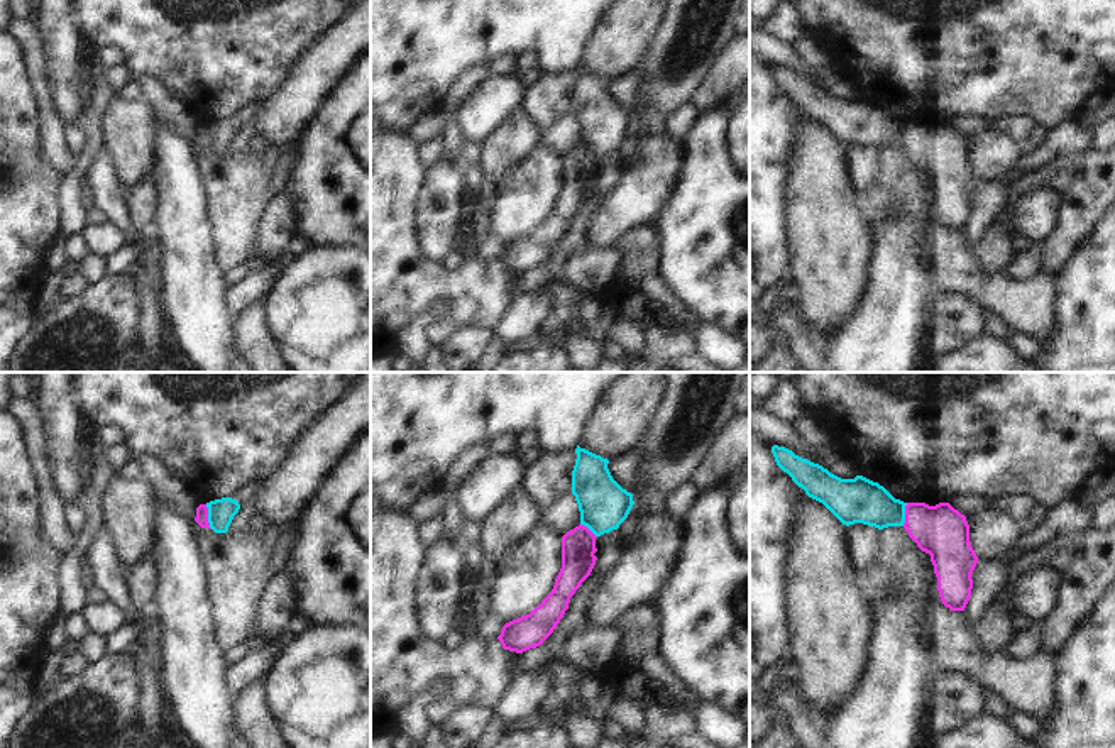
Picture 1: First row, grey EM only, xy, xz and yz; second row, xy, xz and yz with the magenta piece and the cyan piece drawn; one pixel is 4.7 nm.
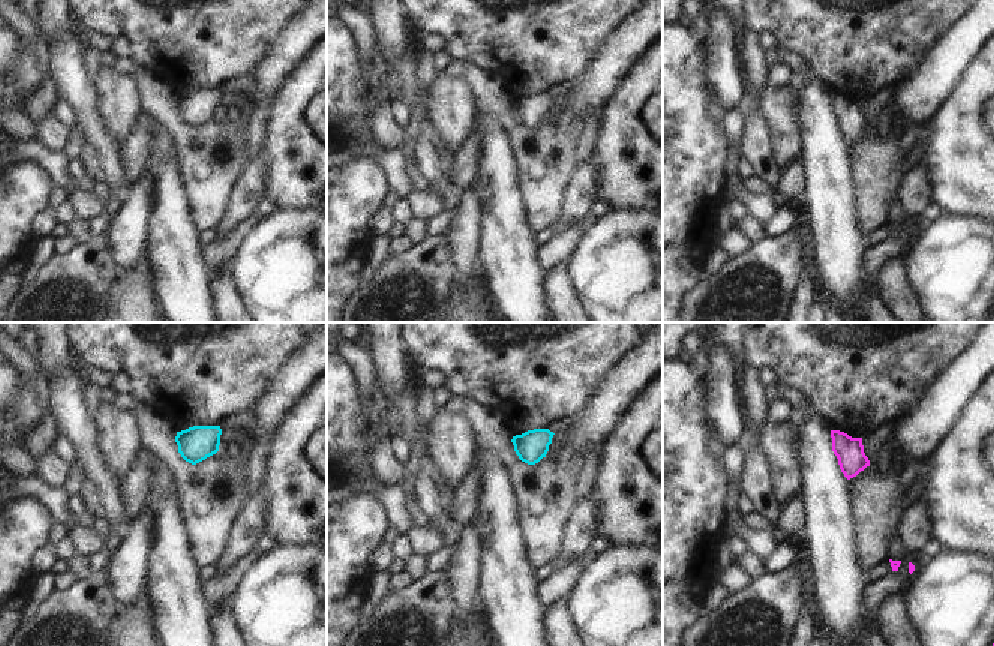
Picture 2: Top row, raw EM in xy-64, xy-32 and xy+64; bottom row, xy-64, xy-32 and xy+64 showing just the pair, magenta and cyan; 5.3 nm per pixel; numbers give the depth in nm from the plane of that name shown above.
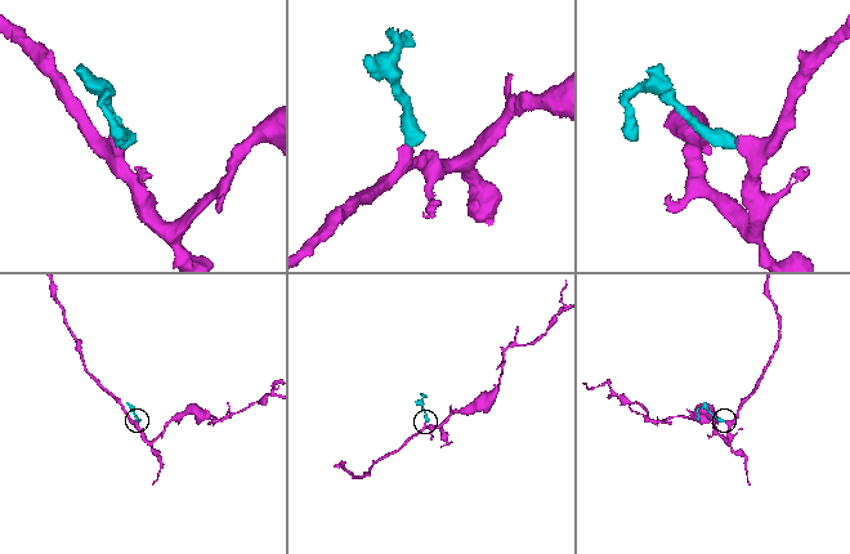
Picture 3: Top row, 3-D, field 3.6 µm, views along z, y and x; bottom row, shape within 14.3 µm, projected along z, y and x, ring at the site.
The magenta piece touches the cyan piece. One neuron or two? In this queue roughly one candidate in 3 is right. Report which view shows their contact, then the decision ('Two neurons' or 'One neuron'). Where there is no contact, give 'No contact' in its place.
Touches magenta in xy. Two neurons

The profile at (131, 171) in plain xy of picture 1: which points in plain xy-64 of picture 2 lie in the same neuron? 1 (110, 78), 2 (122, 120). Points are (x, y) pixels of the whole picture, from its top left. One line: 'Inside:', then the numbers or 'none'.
Inside: 1, 2

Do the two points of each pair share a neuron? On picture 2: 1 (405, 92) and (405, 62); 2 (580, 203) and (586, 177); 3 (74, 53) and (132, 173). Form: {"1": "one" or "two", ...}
{"1": "one", "2": "one", "3": "two"}

